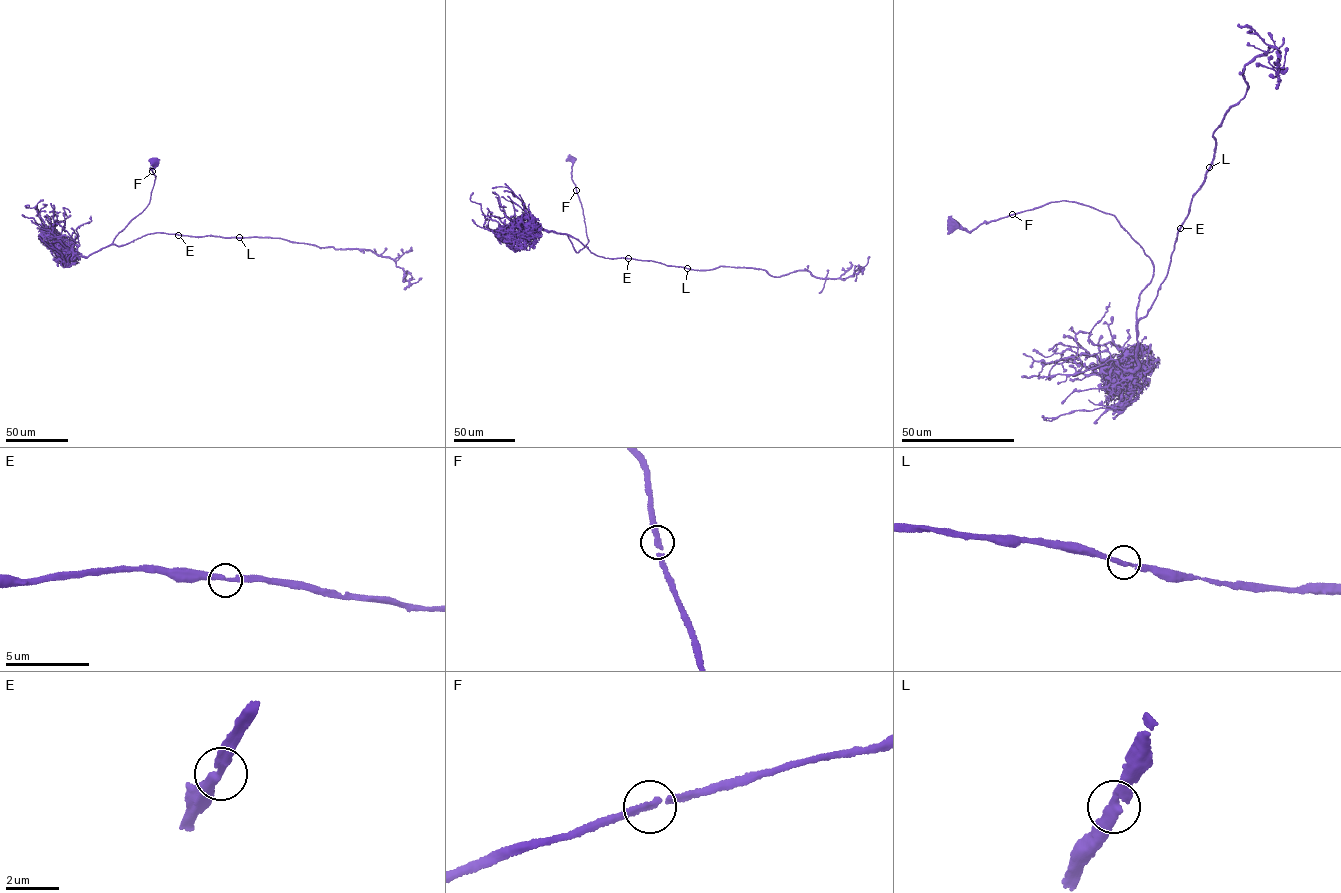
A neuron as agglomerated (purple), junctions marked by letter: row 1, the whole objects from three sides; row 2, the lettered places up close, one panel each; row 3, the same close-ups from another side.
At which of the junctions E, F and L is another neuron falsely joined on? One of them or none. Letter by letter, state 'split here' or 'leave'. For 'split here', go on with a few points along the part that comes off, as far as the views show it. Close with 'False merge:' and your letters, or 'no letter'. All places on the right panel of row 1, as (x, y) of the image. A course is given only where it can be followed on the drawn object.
E: leave
F: leave
L: leave
False merge: no letter

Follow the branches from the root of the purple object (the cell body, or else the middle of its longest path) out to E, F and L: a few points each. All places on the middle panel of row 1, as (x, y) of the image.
E: (571, 158), (571, 178), (589, 241), (579, 251), (574, 248), (567, 234), (599, 256), (628, 258)
F: (571, 158), (571, 178), (576, 190)
L: (571, 158), (571, 178), (589, 241), (577, 252), (567, 234), (599, 256), (653, 261), (687, 268)

